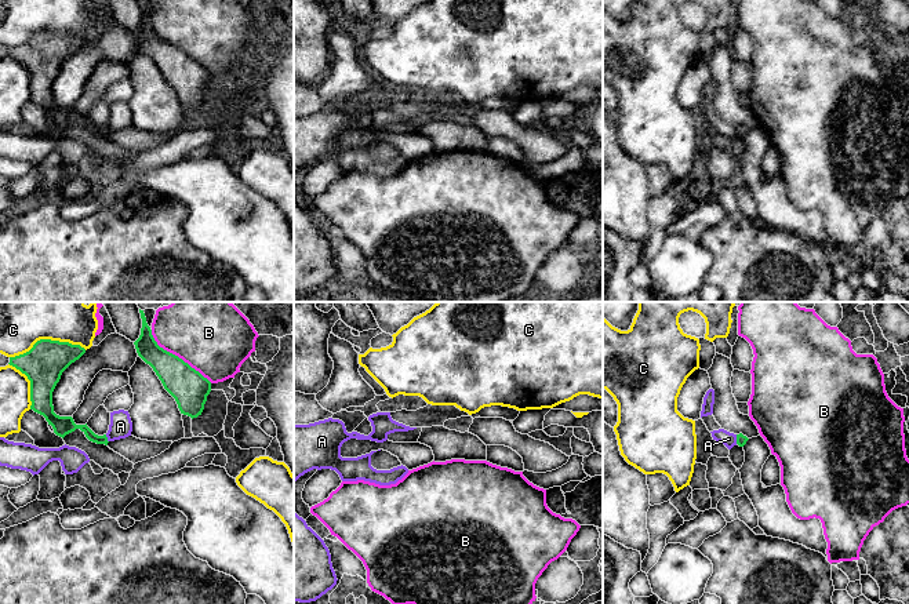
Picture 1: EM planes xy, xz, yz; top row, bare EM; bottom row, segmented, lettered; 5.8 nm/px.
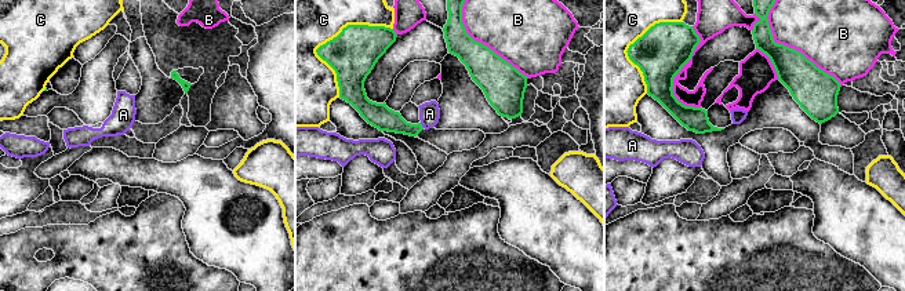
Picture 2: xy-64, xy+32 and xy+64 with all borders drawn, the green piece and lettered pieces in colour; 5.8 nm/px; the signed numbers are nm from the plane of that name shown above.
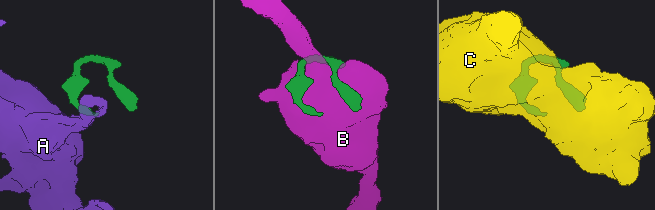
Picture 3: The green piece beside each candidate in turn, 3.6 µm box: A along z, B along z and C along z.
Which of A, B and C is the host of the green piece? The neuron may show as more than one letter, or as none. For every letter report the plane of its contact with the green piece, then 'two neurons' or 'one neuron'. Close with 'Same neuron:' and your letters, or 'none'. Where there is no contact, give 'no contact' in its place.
A: yz | two neurons
B: xy | two neurons
C: xy | two neurons
Same neuron: none

